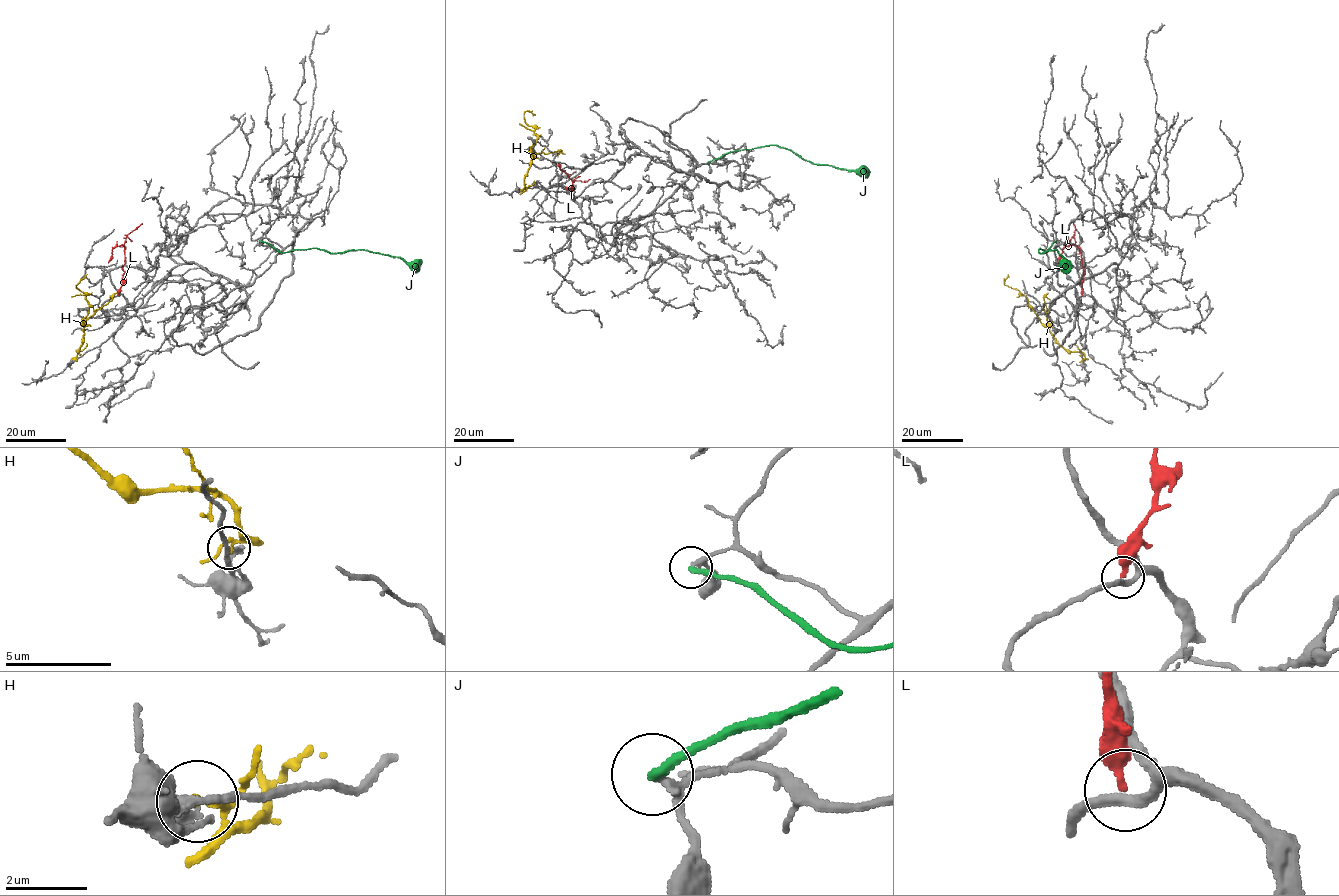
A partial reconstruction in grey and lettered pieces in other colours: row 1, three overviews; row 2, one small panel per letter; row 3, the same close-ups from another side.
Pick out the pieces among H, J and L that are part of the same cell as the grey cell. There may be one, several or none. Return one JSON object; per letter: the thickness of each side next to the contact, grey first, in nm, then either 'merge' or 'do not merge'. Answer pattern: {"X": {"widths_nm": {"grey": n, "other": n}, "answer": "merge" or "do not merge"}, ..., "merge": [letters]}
{"H": {"widths_nm": {"grey": 200, "other": 120}, "answer": "do not merge"}, "J": {"widths_nm": {"grey": 190, "other": 240}, "answer": "do not merge"}, "L": {"widths_nm": {"grey": 280, "other": 320}, "answer": "do not merge"}, "merge": []}

